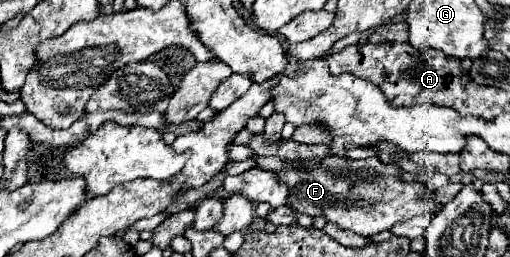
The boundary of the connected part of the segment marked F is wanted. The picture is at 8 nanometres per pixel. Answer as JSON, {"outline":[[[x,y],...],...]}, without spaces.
{"outline":[[[346,156],[292,160],[276,172],[278,182],[286,182],[290,202],[298,212],[312,218],[322,216],[326,222],[334,222],[338,228],[366,238],[382,230],[390,230],[394,224],[406,222],[424,212],[436,214],[440,210],[440,204],[432,198],[432,186],[420,180],[408,182],[400,176],[402,168],[398,164],[384,164],[380,158],[350,160]]]}

